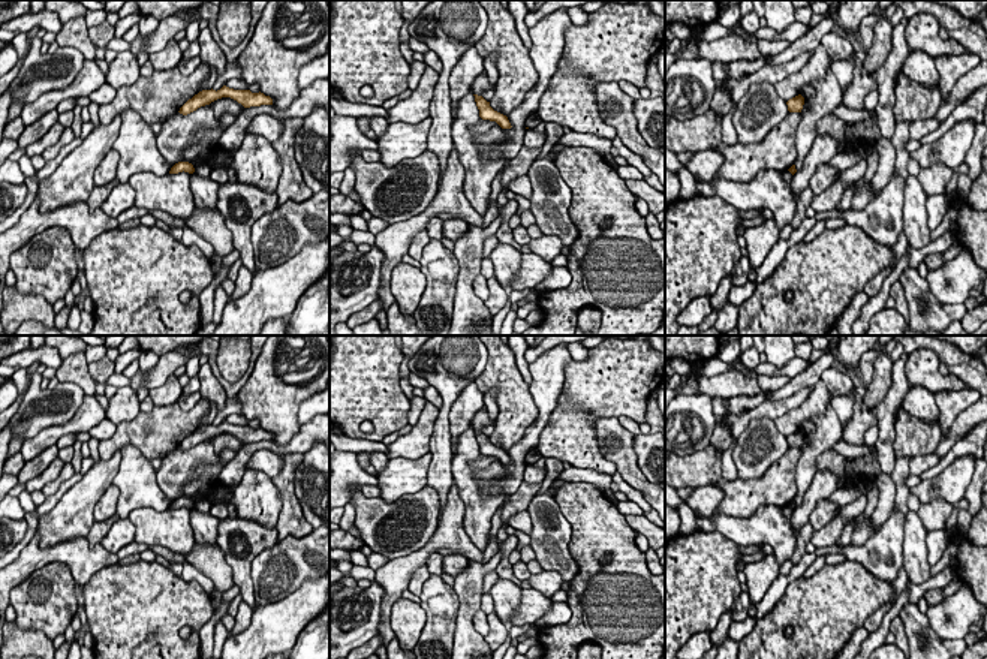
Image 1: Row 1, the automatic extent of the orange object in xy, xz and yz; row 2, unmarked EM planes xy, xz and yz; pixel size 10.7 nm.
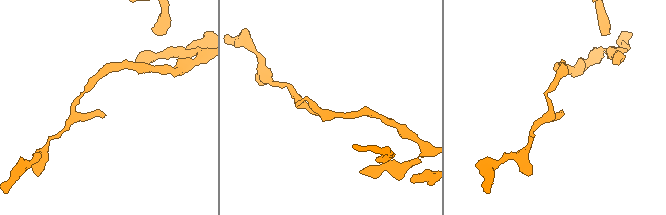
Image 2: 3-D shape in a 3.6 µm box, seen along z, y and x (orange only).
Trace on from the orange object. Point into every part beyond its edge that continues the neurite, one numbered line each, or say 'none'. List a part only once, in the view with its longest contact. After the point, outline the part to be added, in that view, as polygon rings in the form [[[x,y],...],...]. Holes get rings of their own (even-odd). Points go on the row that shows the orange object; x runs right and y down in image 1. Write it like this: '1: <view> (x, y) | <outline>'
none

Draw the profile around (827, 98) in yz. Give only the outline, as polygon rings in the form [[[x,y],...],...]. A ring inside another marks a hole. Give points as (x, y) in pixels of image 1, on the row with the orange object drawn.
[[[828,67],[822,79],[813,81],[810,87],[815,88],[815,96],[804,99],[801,120],[795,130],[797,160],[794,165],[797,171],[803,168],[804,159],[812,150],[816,138],[816,123],[833,114],[842,103],[842,87],[831,67]]]

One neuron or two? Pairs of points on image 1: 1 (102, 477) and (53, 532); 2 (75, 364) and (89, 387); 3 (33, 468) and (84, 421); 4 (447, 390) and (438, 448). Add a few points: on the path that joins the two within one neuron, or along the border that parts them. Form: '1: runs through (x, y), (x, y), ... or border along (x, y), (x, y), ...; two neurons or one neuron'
1: runs through (89, 490), (66, 518); one neuron
2: runs through (75, 370), (84, 381); one neuron
3: border along (56, 444), (26, 462); two neurons
4: runs through (447, 405), (441, 433); one neuron

